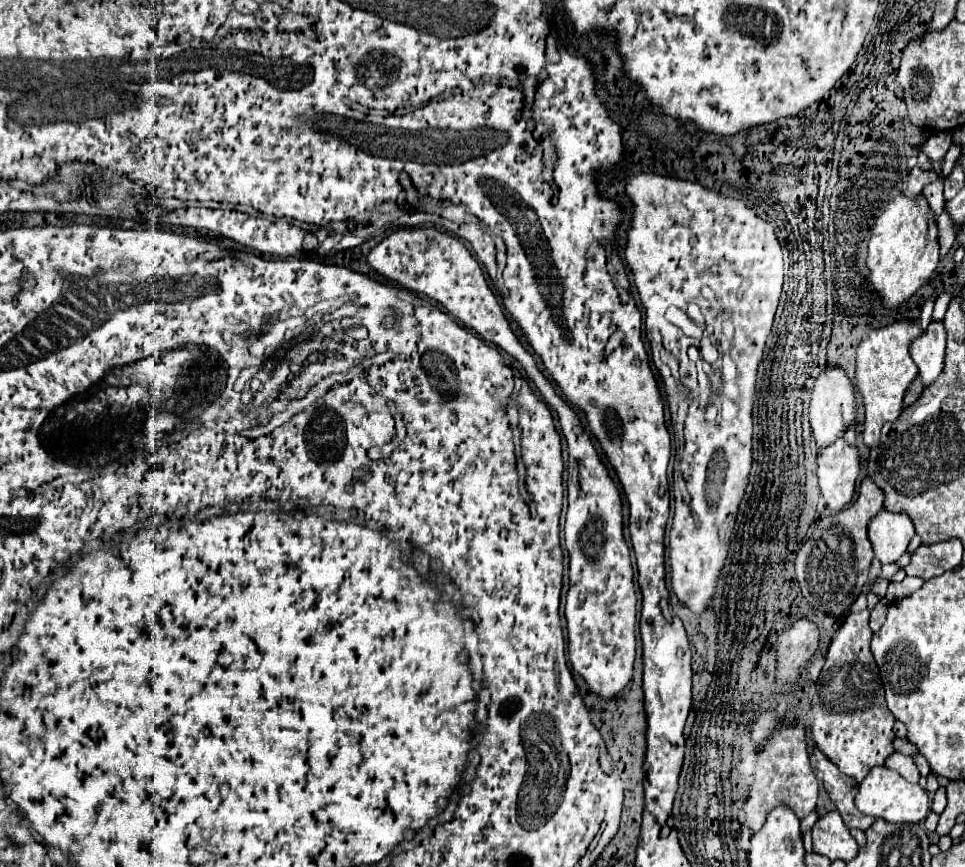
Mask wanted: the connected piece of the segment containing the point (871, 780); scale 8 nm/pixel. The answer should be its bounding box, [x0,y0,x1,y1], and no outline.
[856,765,930,823]

